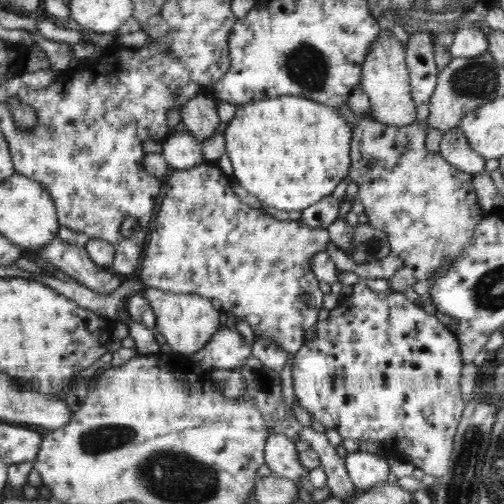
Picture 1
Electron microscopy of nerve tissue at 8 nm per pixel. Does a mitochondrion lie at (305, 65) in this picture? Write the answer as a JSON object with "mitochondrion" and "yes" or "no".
{"mitochondrion":"yes"}

